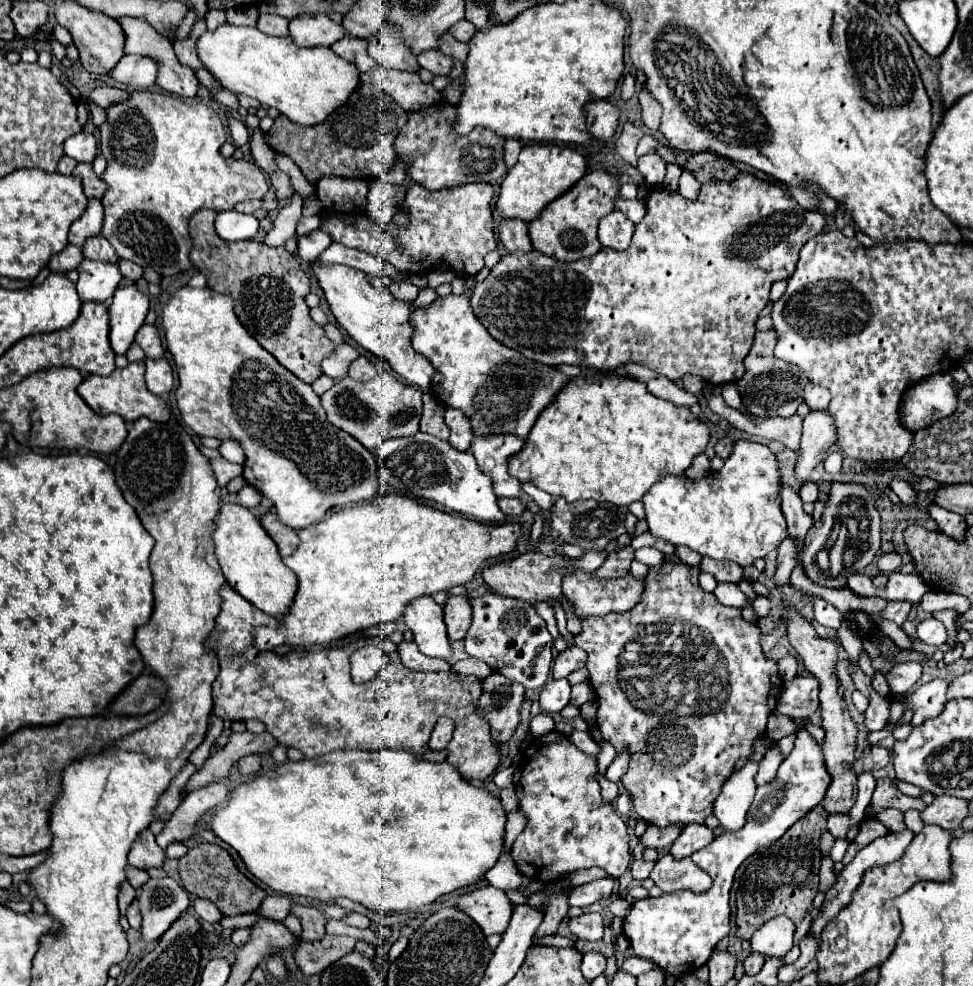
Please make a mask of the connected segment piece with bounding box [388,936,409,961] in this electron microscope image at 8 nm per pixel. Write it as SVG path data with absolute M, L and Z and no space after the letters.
M400 936L400 939L390 947L390 950L388 952L388 958L390 961L395 961L402 955L402 951L406 949L409 945L409 939L405 936Z

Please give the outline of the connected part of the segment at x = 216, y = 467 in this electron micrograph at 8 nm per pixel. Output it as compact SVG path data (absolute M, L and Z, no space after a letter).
M224 457L212 459L212 461L210 461L210 465L212 465L214 477L216 477L216 481L218 481L218 485L220 485L220 487L224 487L230 479L234 479L234 477L242 475L242 465L230 463L230 461L226 461Z

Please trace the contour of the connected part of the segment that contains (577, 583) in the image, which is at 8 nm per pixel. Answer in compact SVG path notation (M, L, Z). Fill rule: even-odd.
M570 573L562 581L564 595L574 603L574 611L580 619L588 615L606 615L610 611L626 611L640 601L642 579L634 579L632 575L614 579L614 581L598 581L590 573Z

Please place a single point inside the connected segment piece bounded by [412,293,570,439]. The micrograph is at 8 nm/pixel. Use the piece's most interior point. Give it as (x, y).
(500, 391)

